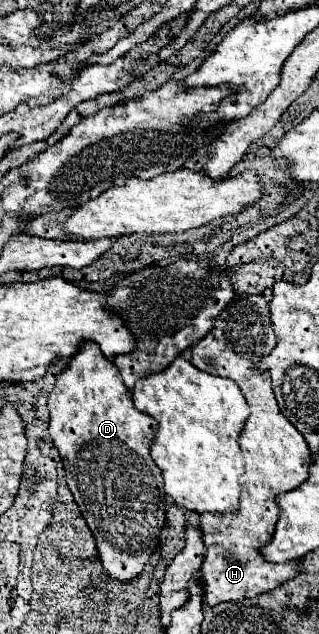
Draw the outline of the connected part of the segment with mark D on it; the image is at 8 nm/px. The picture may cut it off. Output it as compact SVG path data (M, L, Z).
M84 342L80 352L68 362L68 368L56 378L56 386L48 396L48 410L52 444L64 462L66 484L82 512L82 518L92 530L98 558L110 578L130 582L140 576L144 566L150 562L166 524L162 472L150 458L150 442L158 422L134 408L132 396L124 386L120 372L104 358L94 342Z

